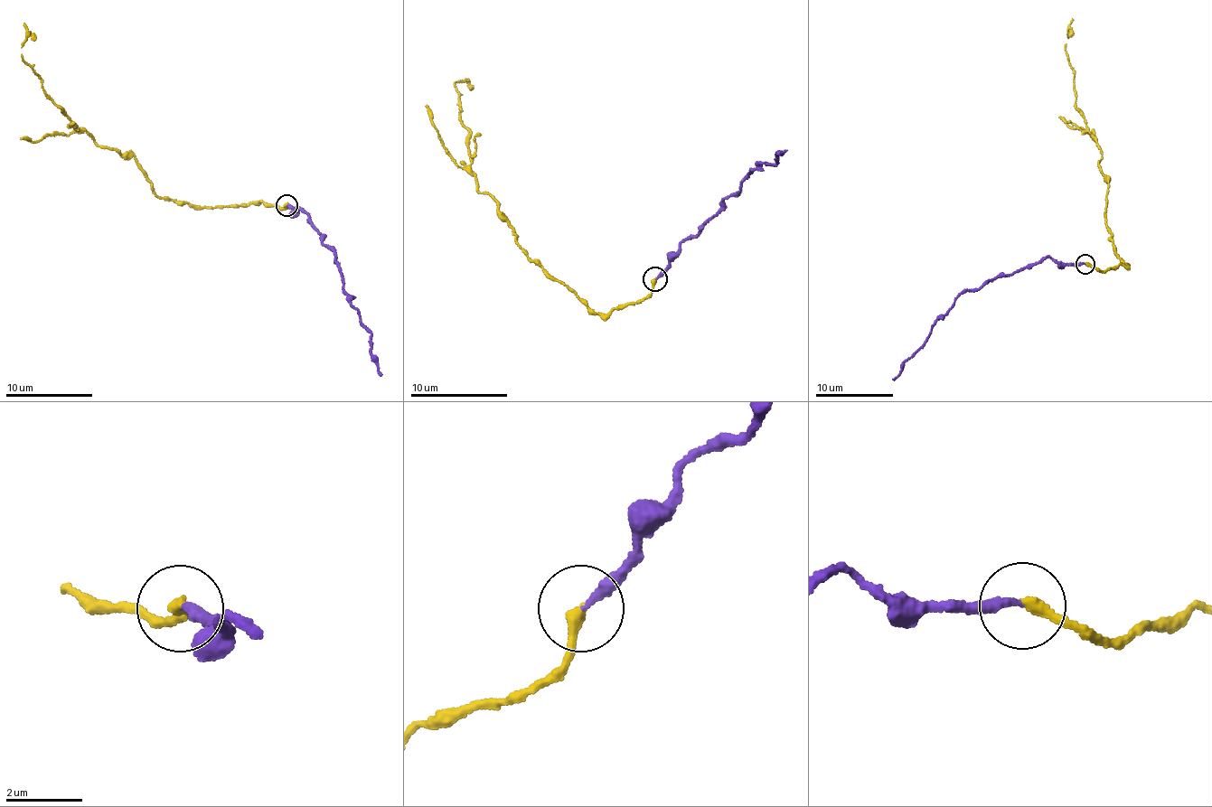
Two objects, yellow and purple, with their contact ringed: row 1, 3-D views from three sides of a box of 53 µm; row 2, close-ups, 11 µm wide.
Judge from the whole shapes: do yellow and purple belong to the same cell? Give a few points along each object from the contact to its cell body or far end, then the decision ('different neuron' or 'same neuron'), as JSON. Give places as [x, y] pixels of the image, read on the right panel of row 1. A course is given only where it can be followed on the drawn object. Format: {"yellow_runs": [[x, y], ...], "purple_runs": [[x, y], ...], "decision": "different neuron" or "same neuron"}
{"yellow_runs": [[1085, 265], [1103, 271], [1128, 264], [1115, 254], [1105, 222], [1101, 156], [1077, 107], [1065, 51], [1073, 19]], "purple_runs": [[1085, 265], [1063, 265], [1049, 257], [963, 290], [894, 380]], "decision": "different neuron"}

